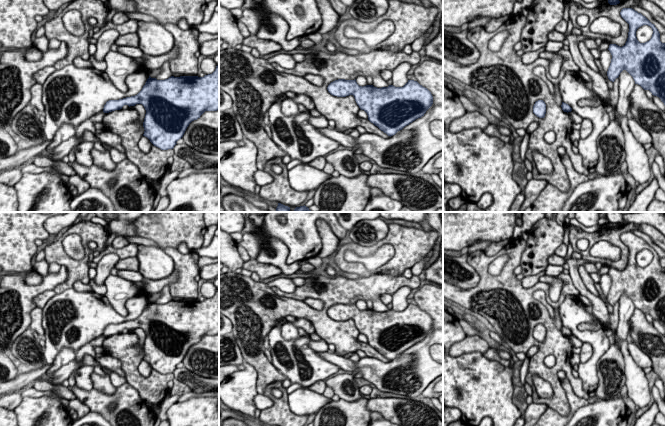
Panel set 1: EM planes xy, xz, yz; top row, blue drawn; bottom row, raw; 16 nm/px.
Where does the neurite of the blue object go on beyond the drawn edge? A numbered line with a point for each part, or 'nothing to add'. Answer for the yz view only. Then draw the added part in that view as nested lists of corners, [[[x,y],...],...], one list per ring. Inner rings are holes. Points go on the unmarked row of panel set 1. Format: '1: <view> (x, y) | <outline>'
nothing to add

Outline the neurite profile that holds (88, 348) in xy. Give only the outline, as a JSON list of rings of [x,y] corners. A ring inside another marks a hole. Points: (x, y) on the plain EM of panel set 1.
[[[103,335],[95,338],[91,342],[85,344],[82,348],[80,348],[78,351],[76,351],[75,360],[81,361],[85,354],[91,355],[93,358],[96,358],[96,353],[94,348],[95,347],[102,347],[103,341],[106,337]]]

